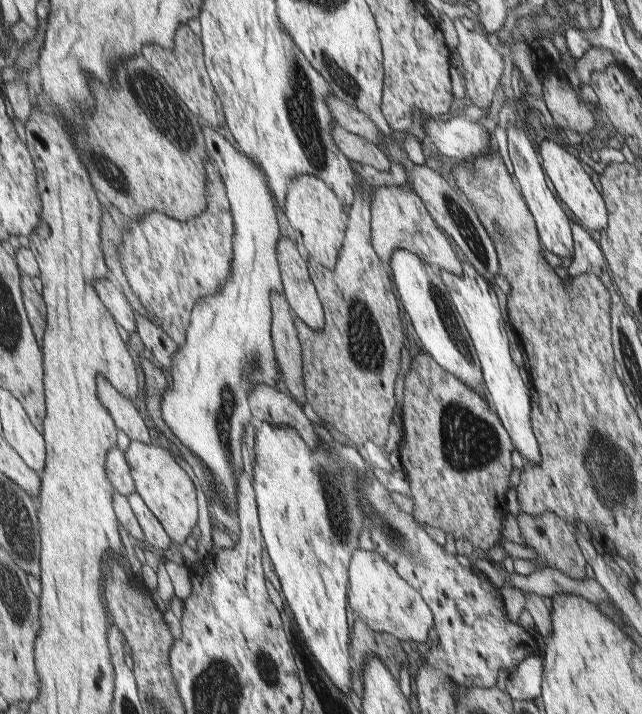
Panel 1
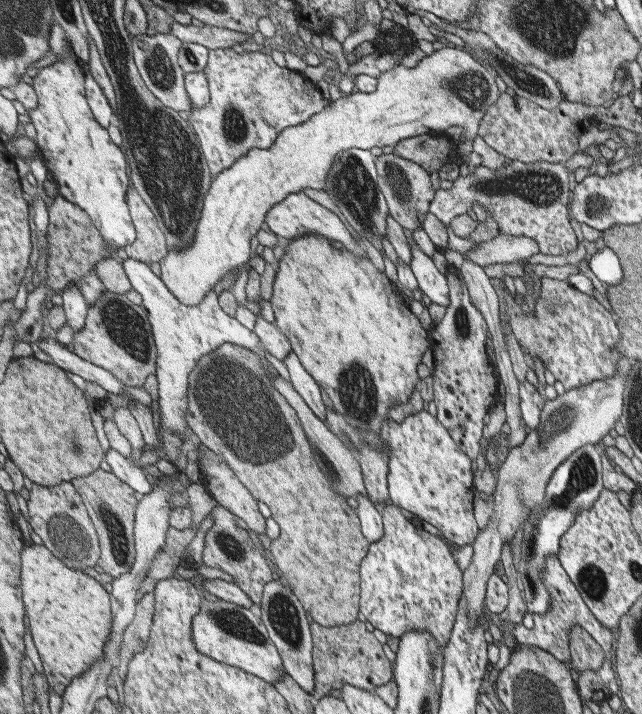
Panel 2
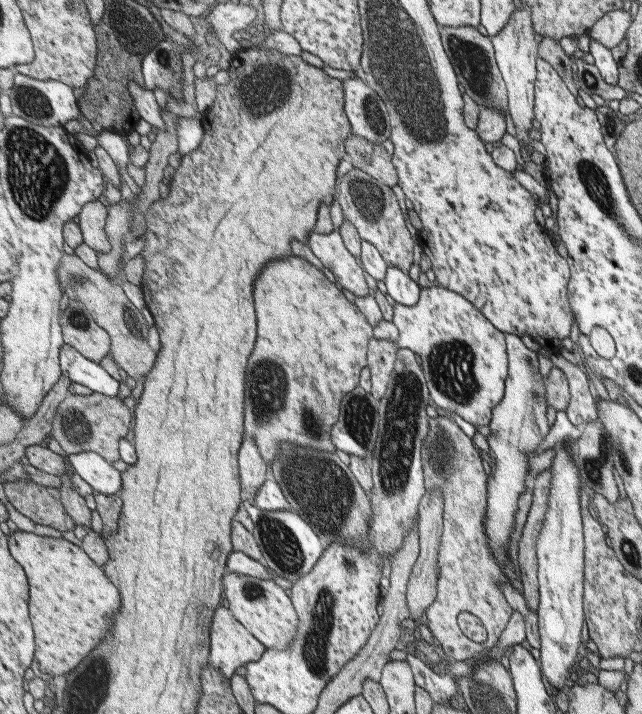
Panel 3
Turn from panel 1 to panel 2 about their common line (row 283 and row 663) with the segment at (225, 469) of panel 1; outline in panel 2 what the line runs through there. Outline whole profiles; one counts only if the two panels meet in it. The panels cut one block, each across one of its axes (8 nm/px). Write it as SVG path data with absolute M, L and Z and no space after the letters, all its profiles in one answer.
M204 596L202 610L194 618L194 641L201 653L225 664L241 668L270 683L283 678L284 662L257 608L247 609L218 596Z

